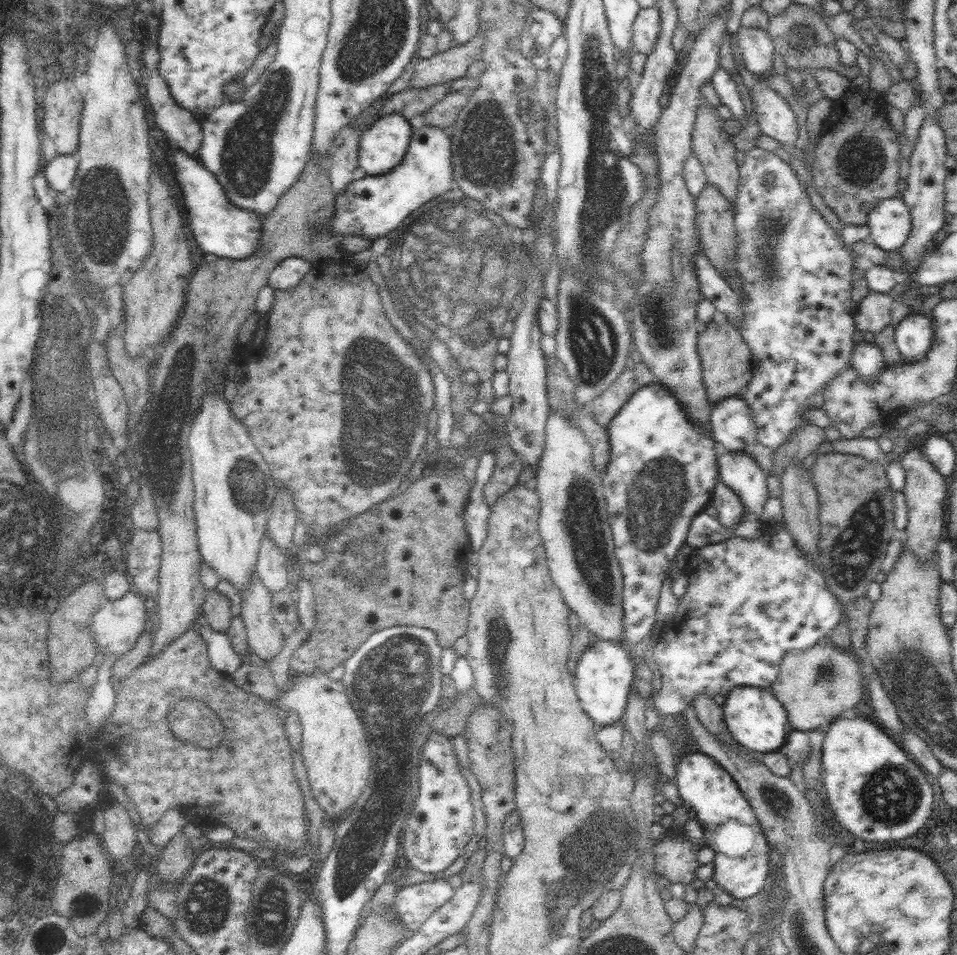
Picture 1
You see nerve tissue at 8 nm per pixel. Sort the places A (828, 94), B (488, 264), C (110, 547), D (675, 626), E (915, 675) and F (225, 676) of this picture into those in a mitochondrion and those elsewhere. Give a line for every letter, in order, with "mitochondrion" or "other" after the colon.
A: other
B: mitochondrion
C: mitochondrion
D: other
E: mitochondrion
F: other

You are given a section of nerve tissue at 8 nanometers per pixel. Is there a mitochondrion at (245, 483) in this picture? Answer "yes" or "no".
yes

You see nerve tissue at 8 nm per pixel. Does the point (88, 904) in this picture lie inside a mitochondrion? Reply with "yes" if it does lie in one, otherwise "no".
yes

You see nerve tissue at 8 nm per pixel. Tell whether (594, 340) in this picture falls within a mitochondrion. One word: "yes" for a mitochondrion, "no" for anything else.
yes

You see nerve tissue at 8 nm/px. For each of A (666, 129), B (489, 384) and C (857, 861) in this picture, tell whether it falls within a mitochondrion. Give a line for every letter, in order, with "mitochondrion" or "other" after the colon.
A: other
B: other
C: other

